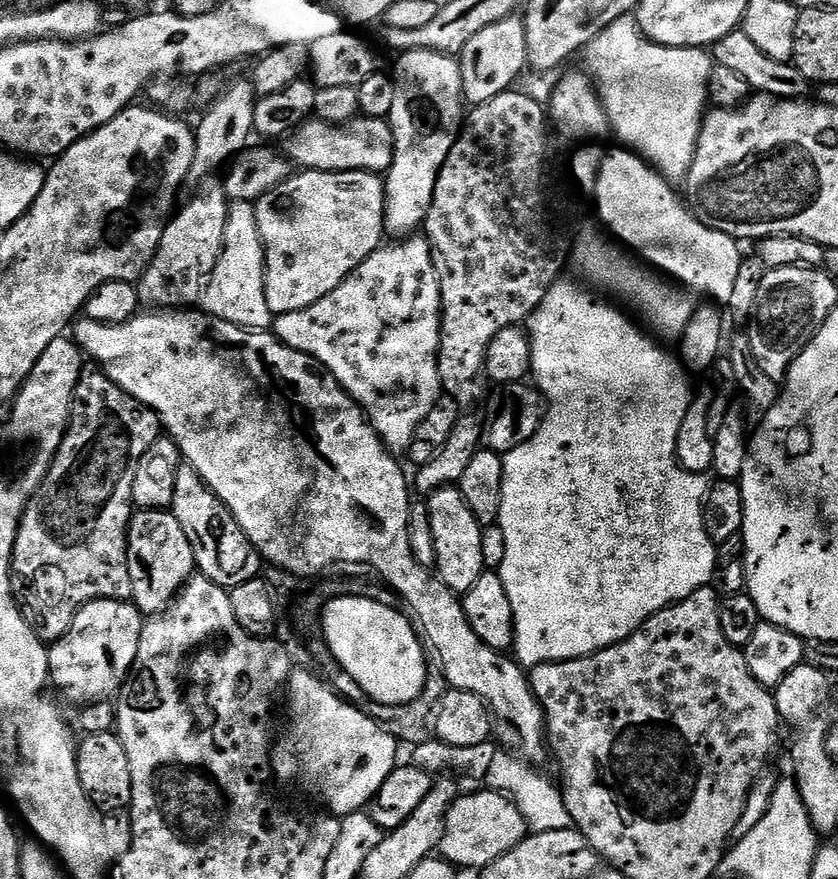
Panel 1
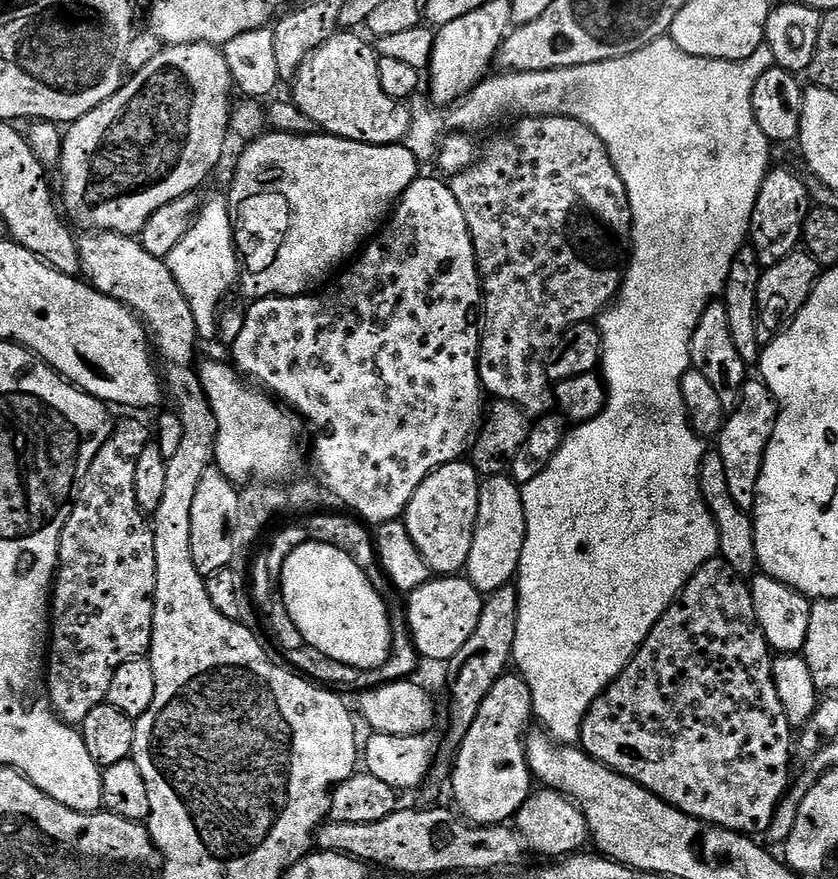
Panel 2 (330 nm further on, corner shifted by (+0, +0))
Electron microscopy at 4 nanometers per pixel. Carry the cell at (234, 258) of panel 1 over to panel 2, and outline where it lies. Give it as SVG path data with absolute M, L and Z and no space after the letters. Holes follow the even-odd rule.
M223 195L203 201L193 219L191 230L186 238L182 238L182 242L178 242L178 246L174 246L174 250L170 250L166 263L186 302L190 302L197 333L201 337L214 335L220 299L234 288L238 280L236 237L232 231L232 216L228 213L228 201Z

